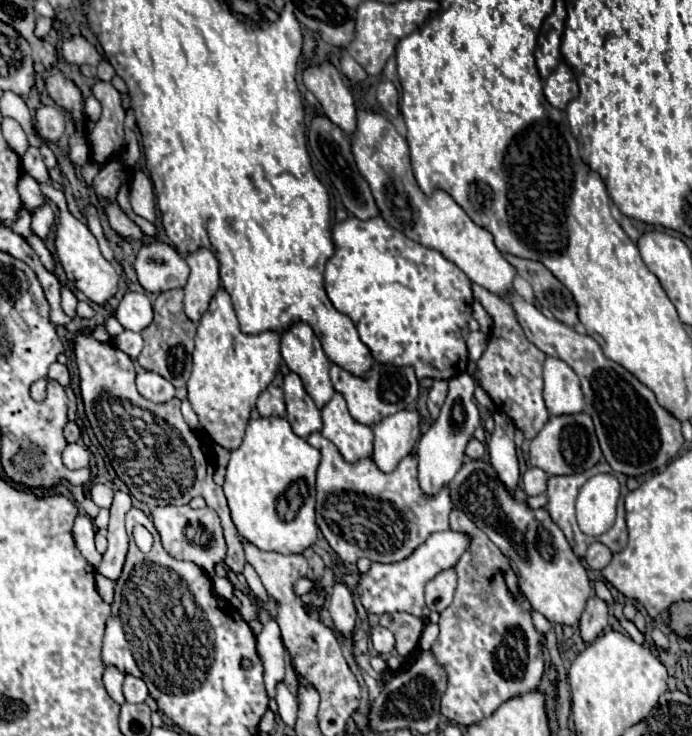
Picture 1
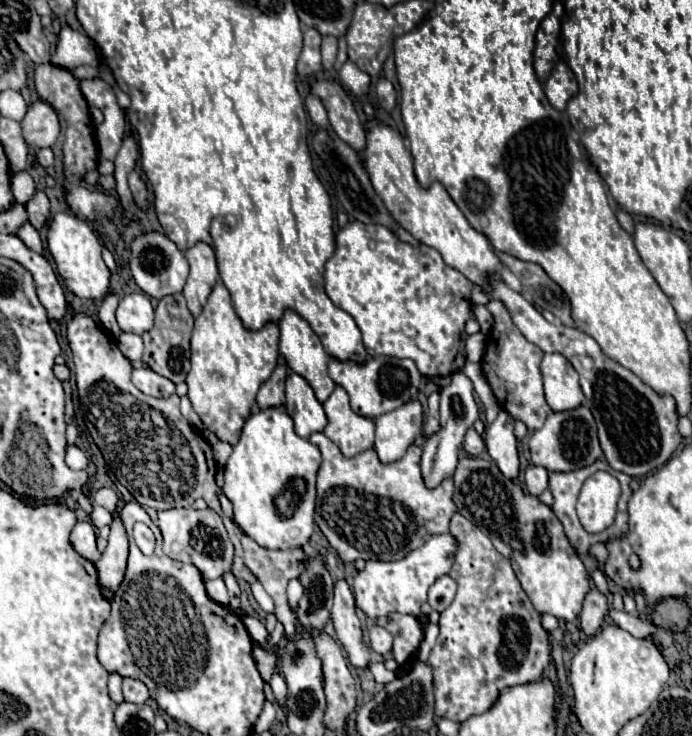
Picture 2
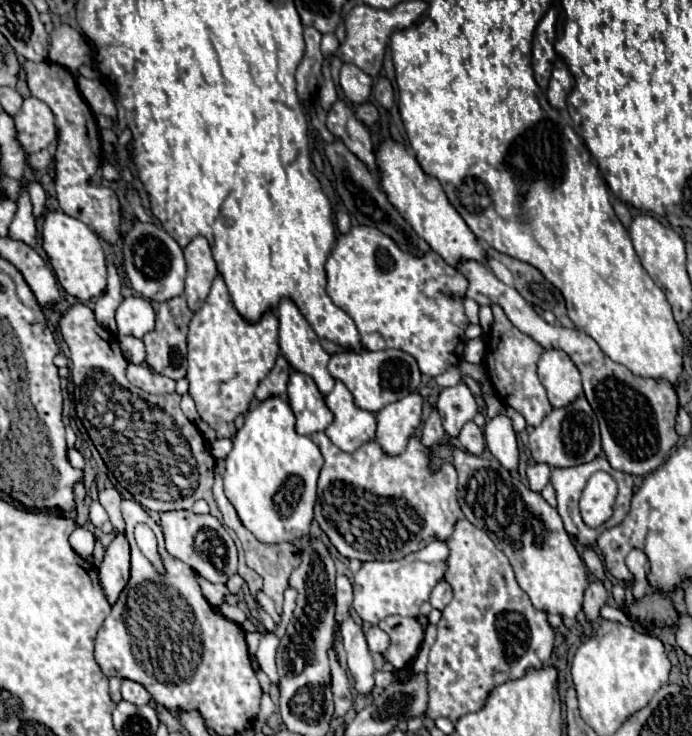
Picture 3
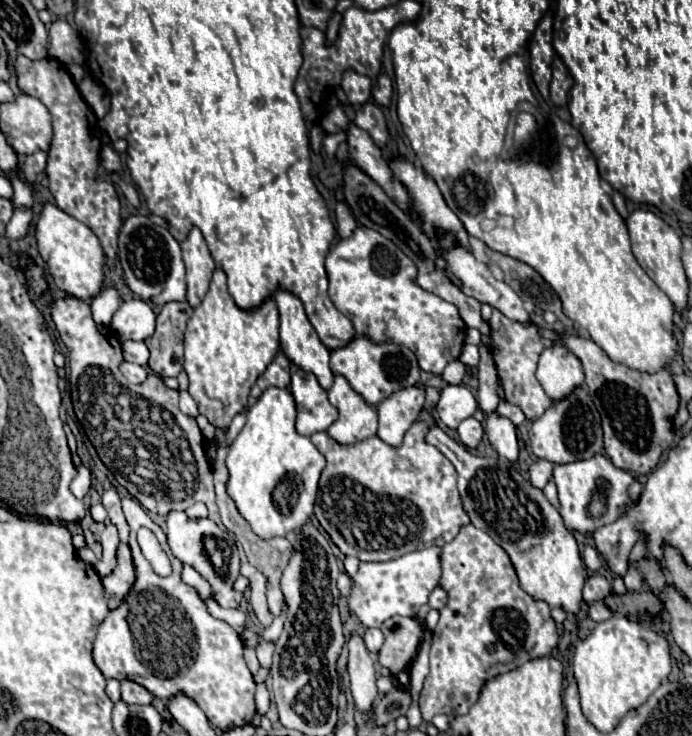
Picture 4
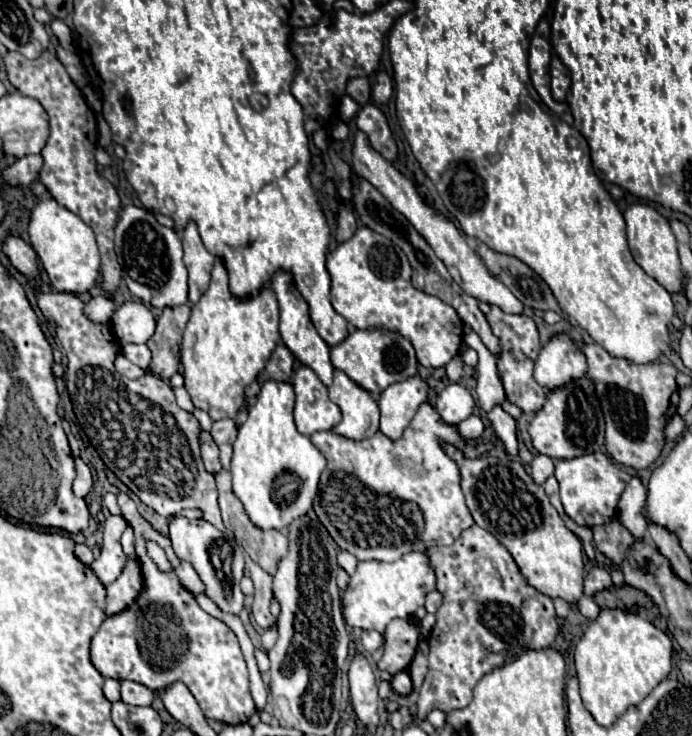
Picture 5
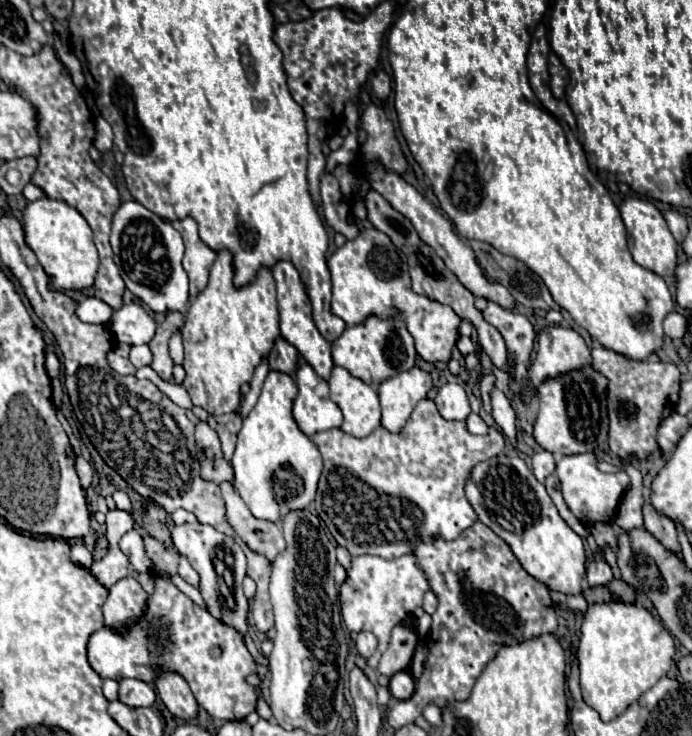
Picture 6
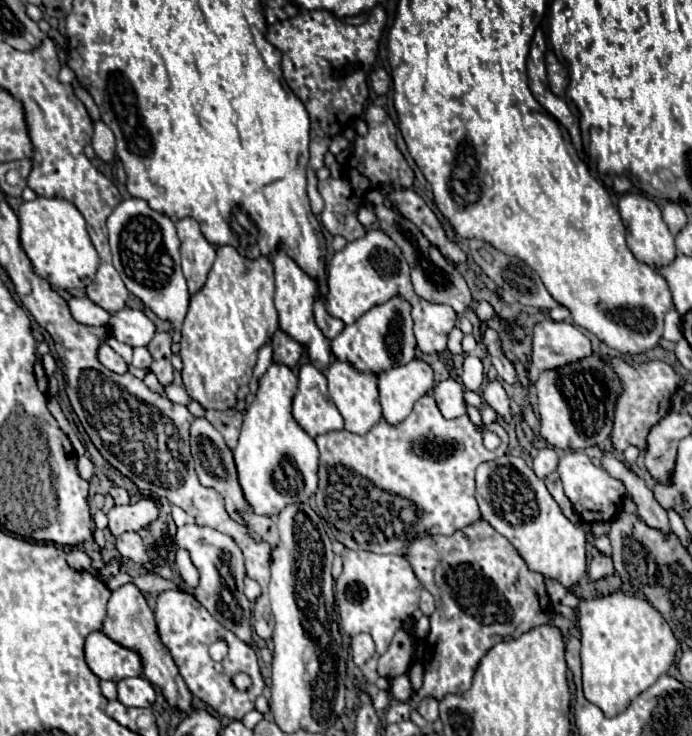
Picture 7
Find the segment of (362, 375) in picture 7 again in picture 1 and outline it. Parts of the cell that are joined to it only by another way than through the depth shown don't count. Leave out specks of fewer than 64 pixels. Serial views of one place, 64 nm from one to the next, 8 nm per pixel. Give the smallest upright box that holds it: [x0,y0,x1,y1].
[322,392,372,462]

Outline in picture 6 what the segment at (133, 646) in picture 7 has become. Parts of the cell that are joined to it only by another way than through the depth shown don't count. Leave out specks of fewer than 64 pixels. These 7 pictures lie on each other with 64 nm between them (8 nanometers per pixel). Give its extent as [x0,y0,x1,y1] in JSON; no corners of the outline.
[104,576,198,720]

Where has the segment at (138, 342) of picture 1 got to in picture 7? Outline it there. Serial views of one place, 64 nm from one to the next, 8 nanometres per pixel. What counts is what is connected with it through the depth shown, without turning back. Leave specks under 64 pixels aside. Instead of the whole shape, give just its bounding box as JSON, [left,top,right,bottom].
[132,348,150,368]

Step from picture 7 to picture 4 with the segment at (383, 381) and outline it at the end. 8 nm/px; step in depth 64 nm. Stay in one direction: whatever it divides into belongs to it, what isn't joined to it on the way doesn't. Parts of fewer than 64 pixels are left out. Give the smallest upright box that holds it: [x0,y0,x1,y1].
[376,386,426,446]

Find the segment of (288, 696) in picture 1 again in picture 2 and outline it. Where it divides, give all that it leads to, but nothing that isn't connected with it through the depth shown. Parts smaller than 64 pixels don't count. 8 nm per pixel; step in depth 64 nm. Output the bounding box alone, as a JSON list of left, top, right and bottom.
[270,672,286,708]

